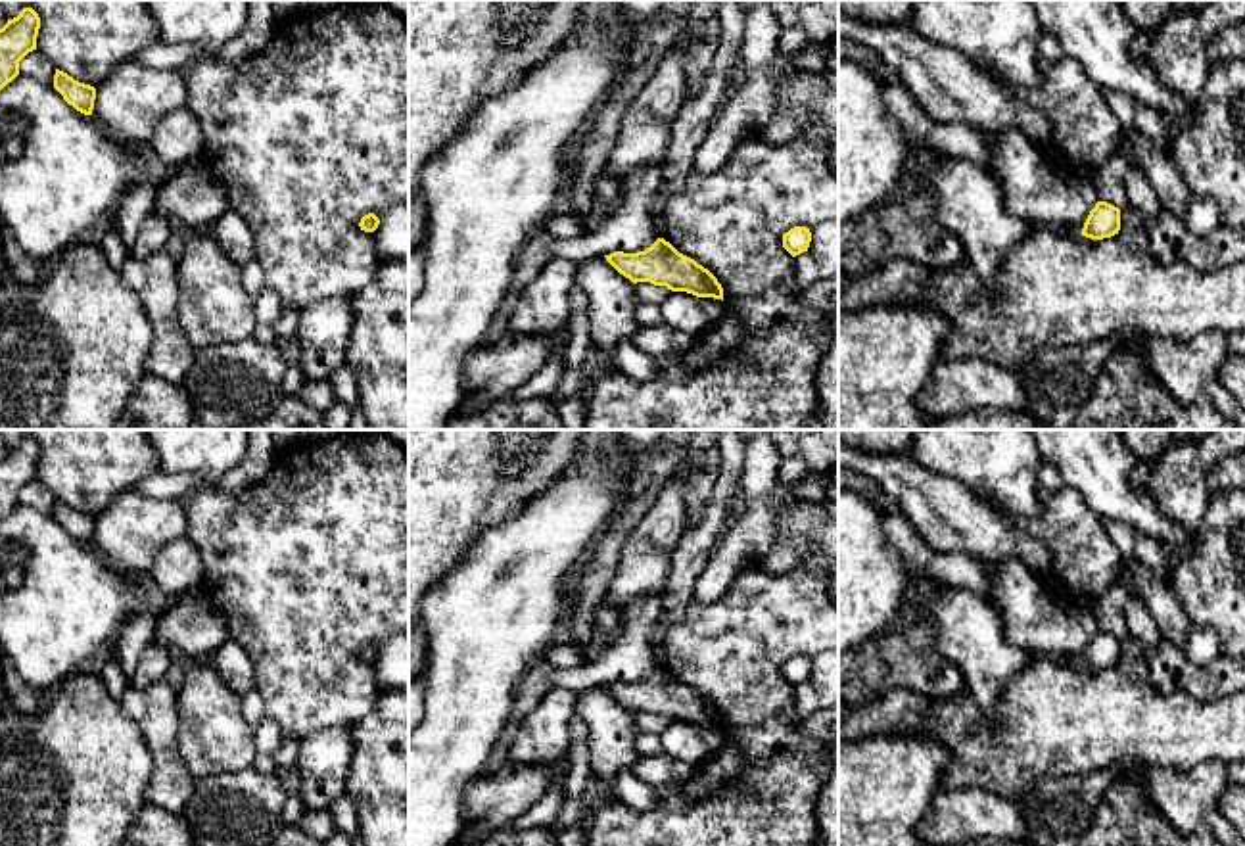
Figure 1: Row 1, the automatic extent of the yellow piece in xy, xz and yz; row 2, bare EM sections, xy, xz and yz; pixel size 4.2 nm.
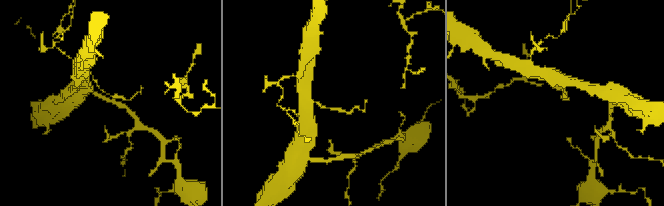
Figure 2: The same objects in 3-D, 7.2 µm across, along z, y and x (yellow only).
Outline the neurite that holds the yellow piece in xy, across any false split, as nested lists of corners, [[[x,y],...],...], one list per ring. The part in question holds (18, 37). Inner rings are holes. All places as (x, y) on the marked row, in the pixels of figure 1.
[[[23,8],[17,17],[0,29],[0,90],[19,75],[19,61],[36,50],[40,17]]]

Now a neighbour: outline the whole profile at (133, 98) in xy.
[[[127,59],[96,86],[92,115],[117,140],[148,155],[159,121],[184,104],[186,81],[180,69],[157,71]]]

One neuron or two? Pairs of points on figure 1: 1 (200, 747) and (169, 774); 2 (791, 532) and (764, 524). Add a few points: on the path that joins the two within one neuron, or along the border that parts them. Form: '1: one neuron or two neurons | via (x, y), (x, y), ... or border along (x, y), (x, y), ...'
1: two neurons | border along (177, 716), (177, 752), (196, 779)
2: two neurons | border along (775, 484), (779, 540), (754, 564)

